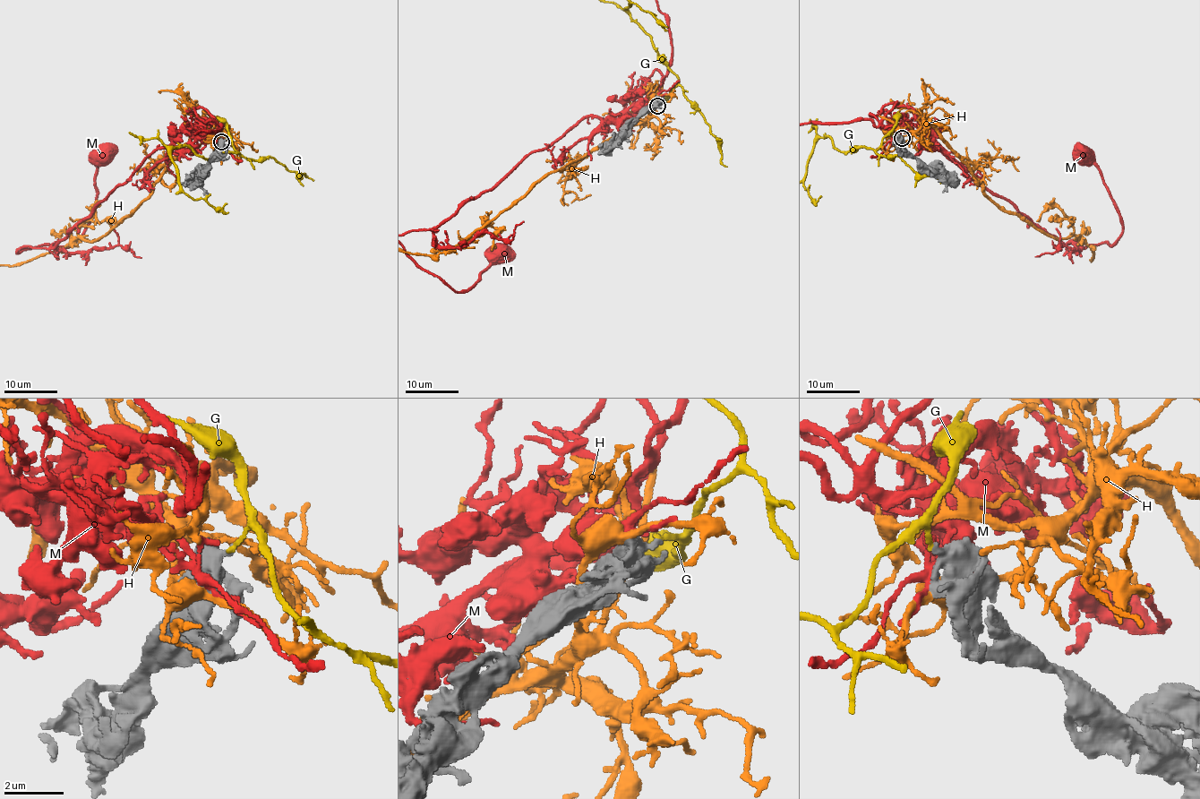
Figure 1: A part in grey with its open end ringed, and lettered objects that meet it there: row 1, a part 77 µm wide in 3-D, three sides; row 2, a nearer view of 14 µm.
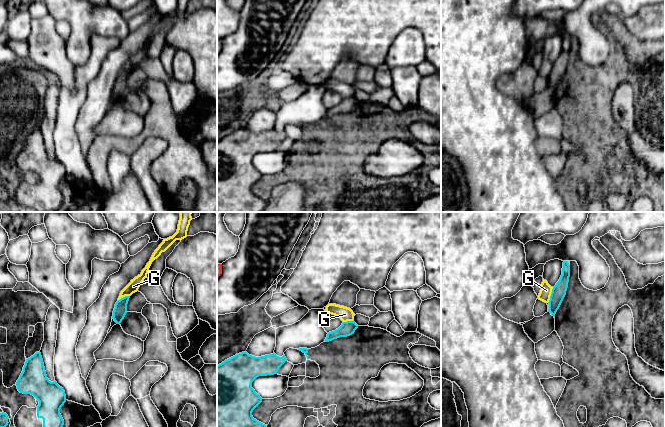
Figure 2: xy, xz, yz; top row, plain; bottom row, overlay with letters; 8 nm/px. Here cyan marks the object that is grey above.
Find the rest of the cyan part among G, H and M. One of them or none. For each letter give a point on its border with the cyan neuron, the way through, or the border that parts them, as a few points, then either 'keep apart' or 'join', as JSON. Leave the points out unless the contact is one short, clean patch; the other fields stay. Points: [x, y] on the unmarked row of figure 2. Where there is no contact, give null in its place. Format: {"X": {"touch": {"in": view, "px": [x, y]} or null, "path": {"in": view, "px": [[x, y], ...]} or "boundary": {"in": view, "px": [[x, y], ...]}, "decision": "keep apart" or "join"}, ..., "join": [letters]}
{"G": {"touch": {"in": "yz", "px": [551, 70]}, "boundary": {"in": "yz", "px": [[553, 63], [548, 77]]}, "decision": "keep apart"}, "H": {"touch": null, "decision": "keep apart"}, "M": {"touch": null, "decision": "keep apart"}, "join": []}

